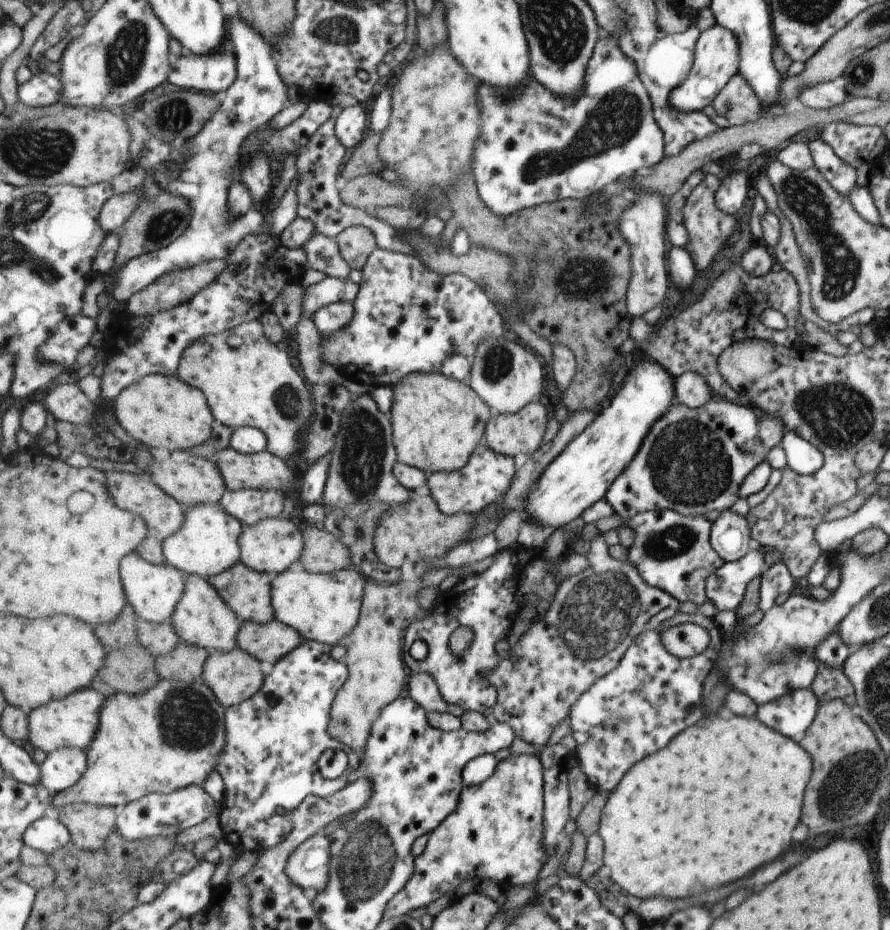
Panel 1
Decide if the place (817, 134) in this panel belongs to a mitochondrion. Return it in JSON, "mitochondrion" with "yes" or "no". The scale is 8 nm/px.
{"mitochondrion":"no"}

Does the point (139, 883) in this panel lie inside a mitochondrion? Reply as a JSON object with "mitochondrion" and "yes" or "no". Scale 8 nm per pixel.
{"mitochondrion":"no"}

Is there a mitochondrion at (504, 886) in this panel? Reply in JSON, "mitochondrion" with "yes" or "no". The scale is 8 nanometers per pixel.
{"mitochondrion":"no"}

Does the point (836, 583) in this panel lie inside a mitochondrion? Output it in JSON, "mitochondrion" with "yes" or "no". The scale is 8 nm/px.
{"mitochondrion":"no"}

